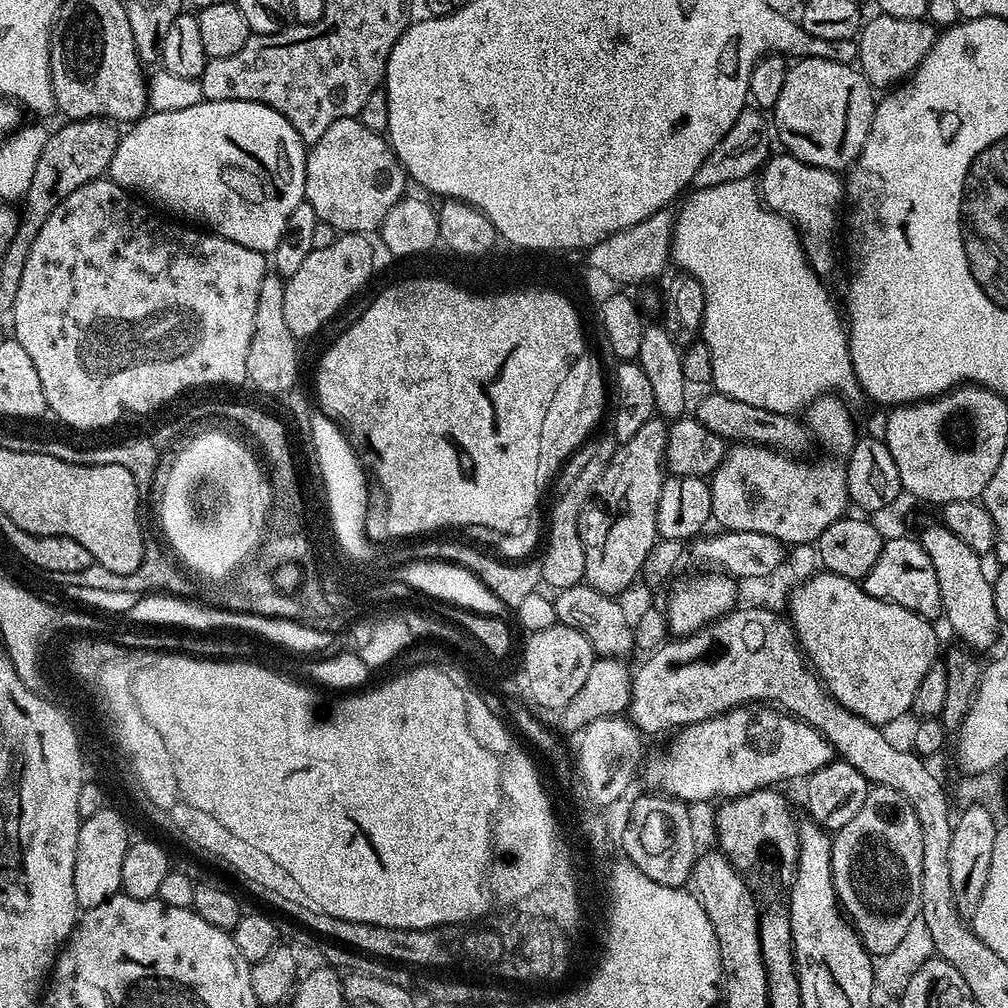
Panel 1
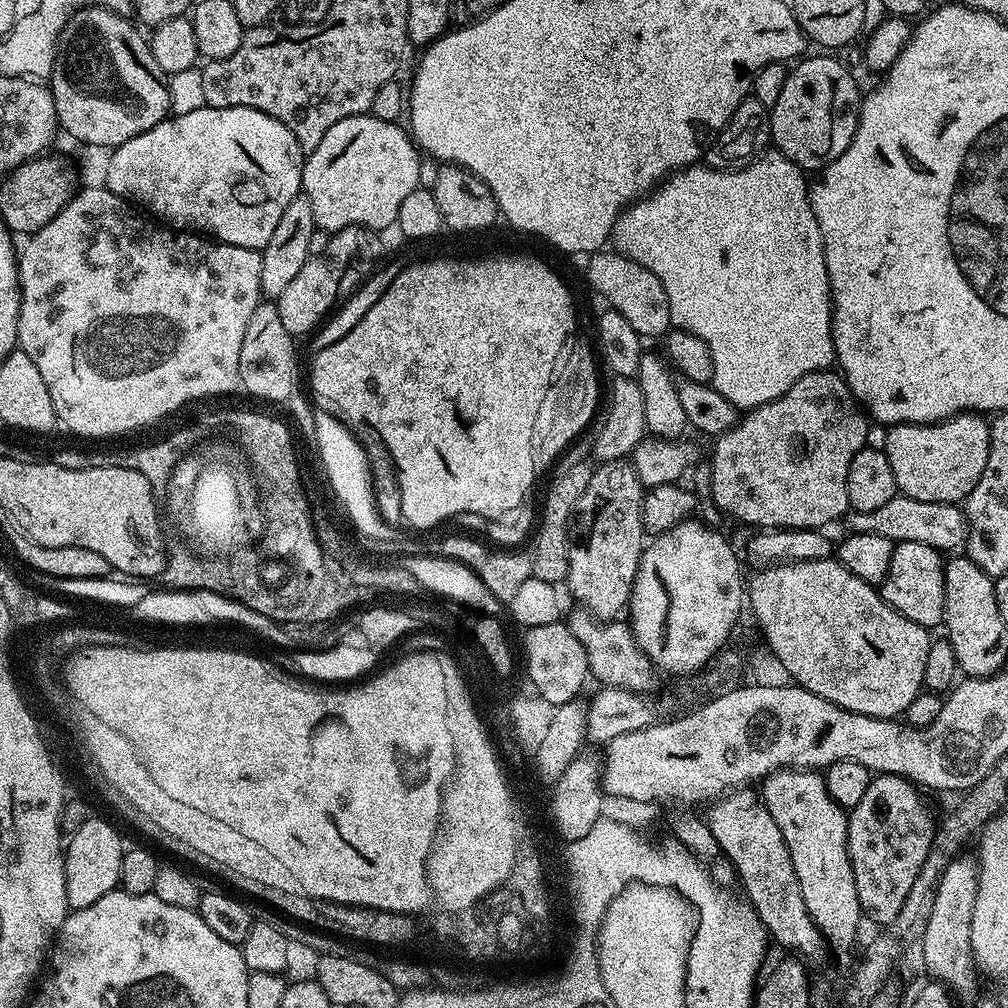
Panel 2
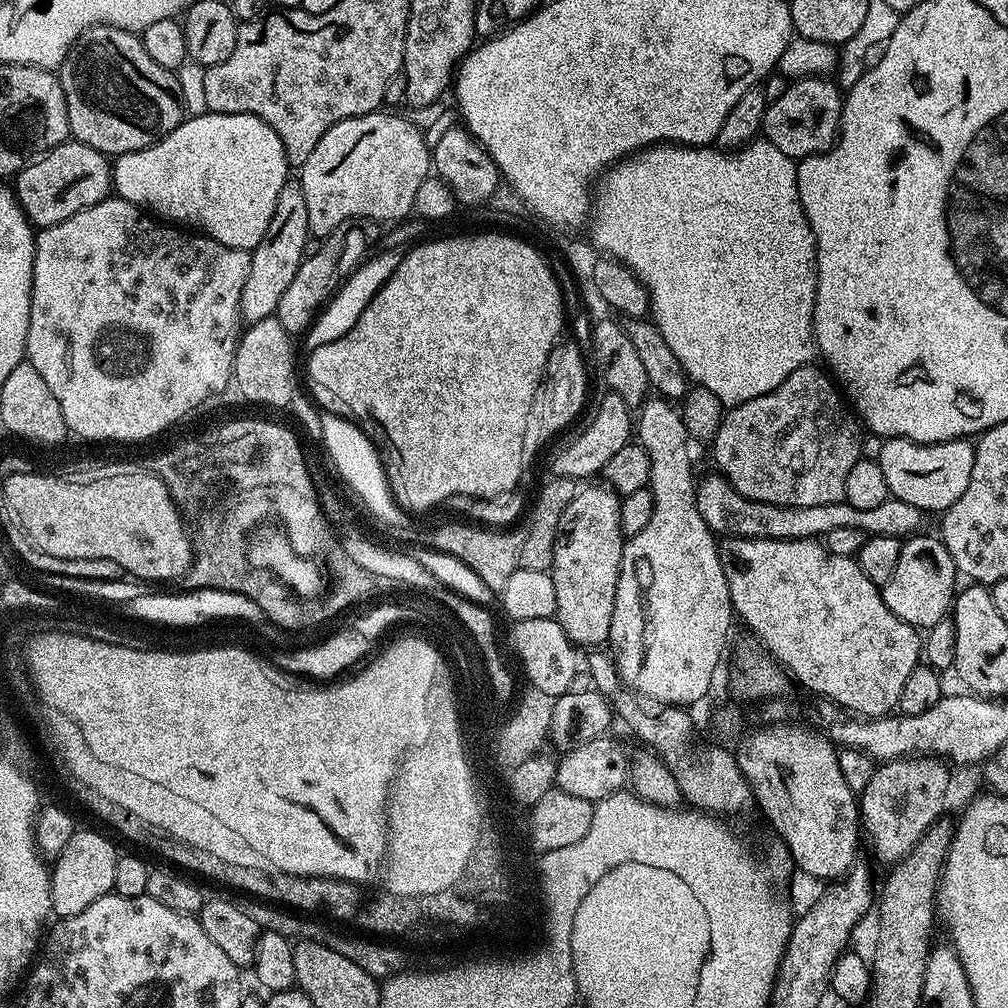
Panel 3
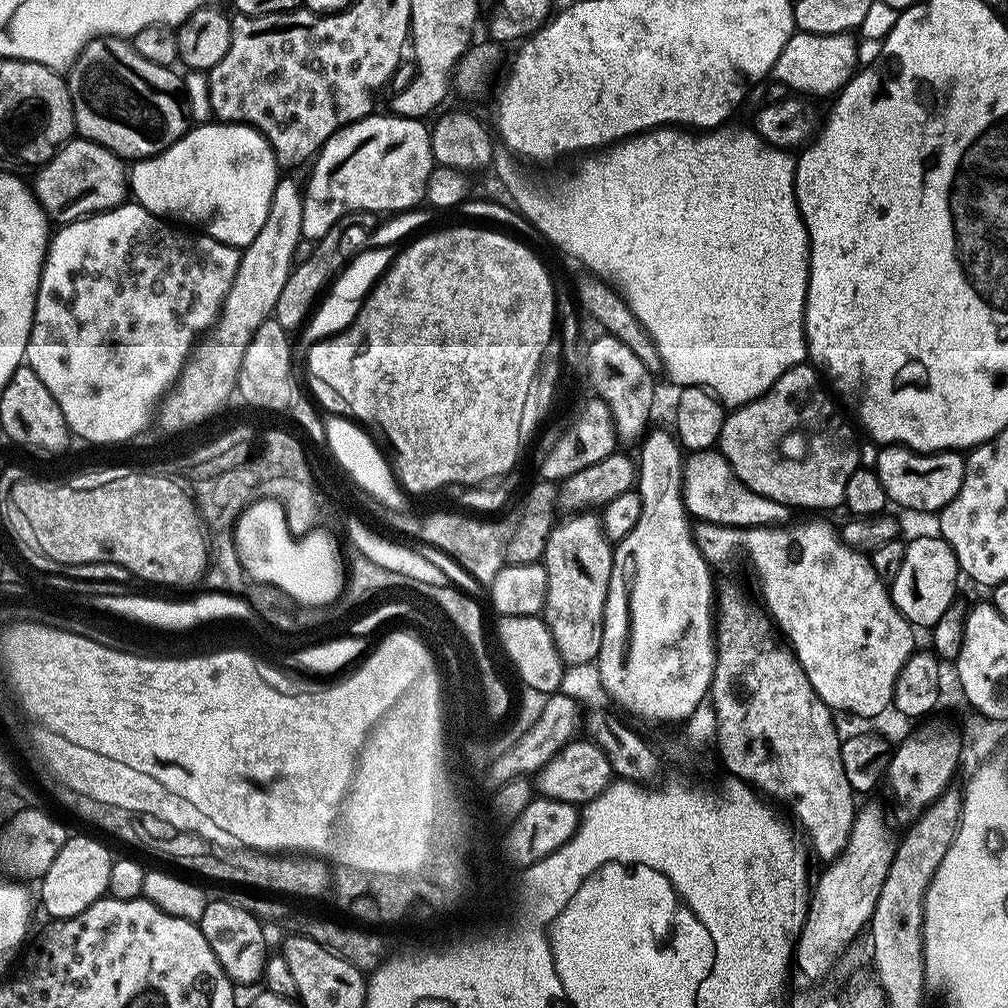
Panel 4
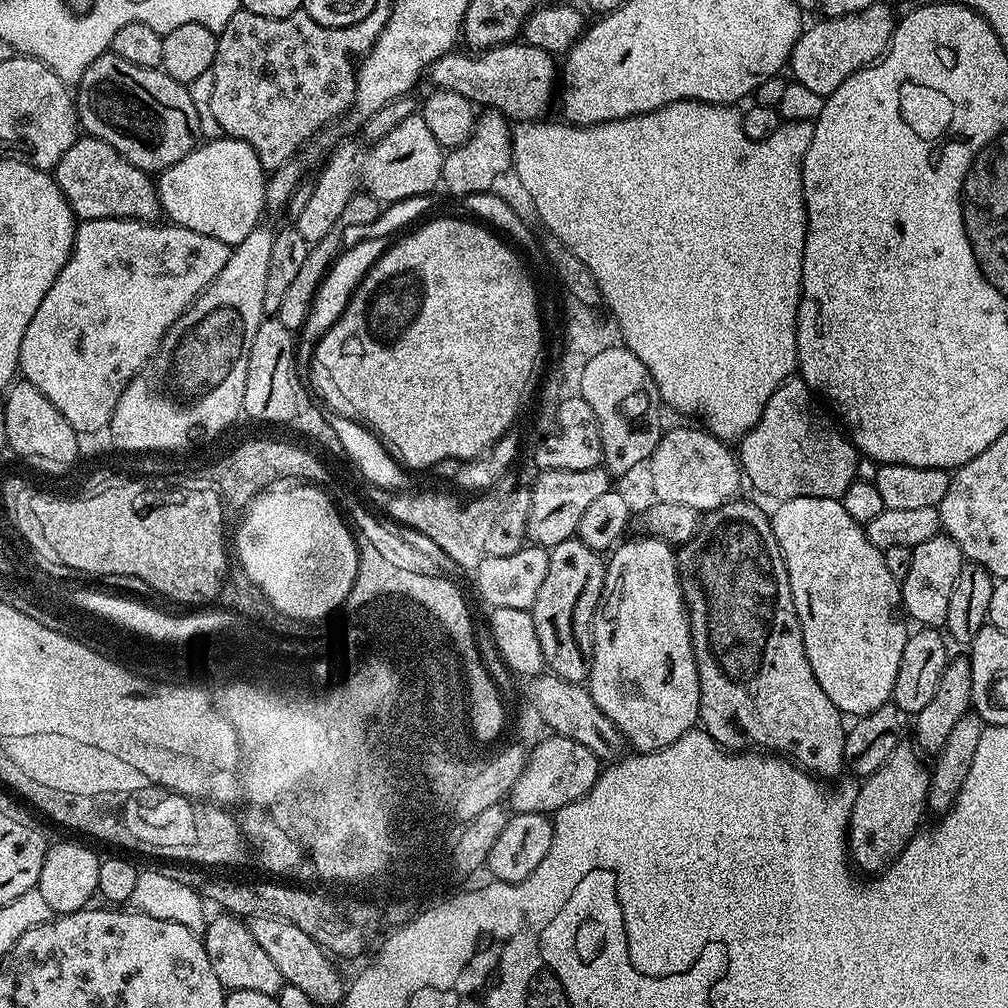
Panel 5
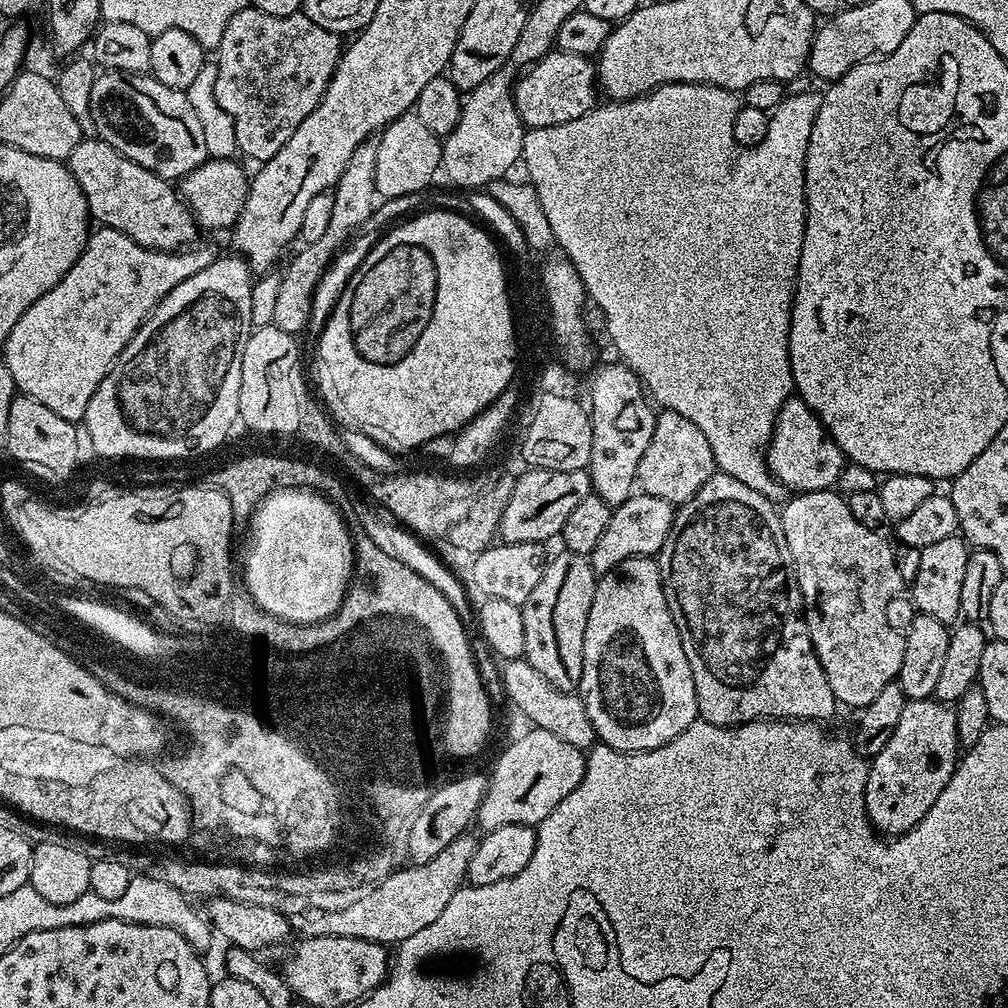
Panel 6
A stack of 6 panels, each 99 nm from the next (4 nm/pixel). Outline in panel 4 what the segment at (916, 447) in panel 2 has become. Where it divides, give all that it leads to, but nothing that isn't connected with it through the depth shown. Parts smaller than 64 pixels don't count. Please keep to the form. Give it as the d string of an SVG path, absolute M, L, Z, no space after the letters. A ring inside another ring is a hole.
M884 446L878 451L875 472L889 501L912 512L938 514L956 495L964 477L965 457L959 451L925 454L903 446Z

